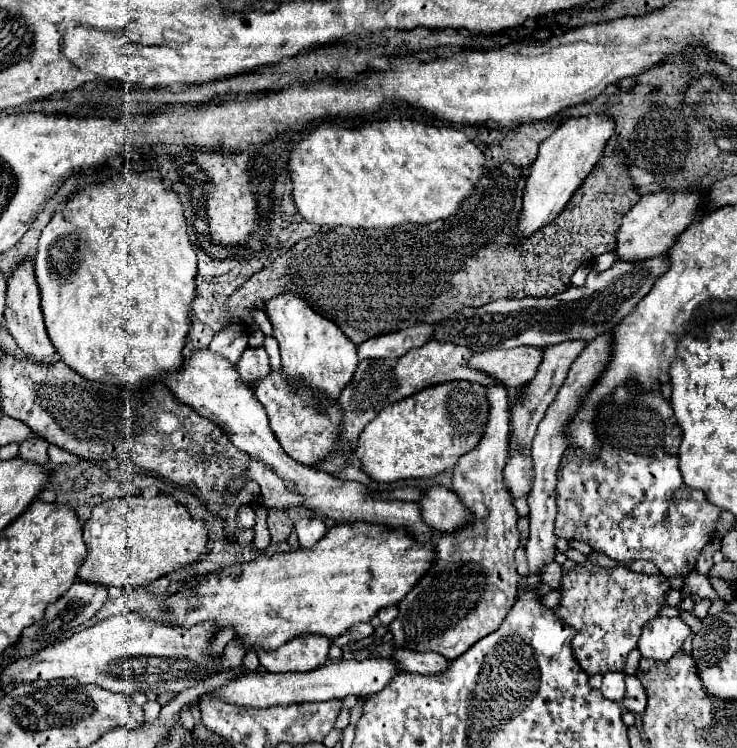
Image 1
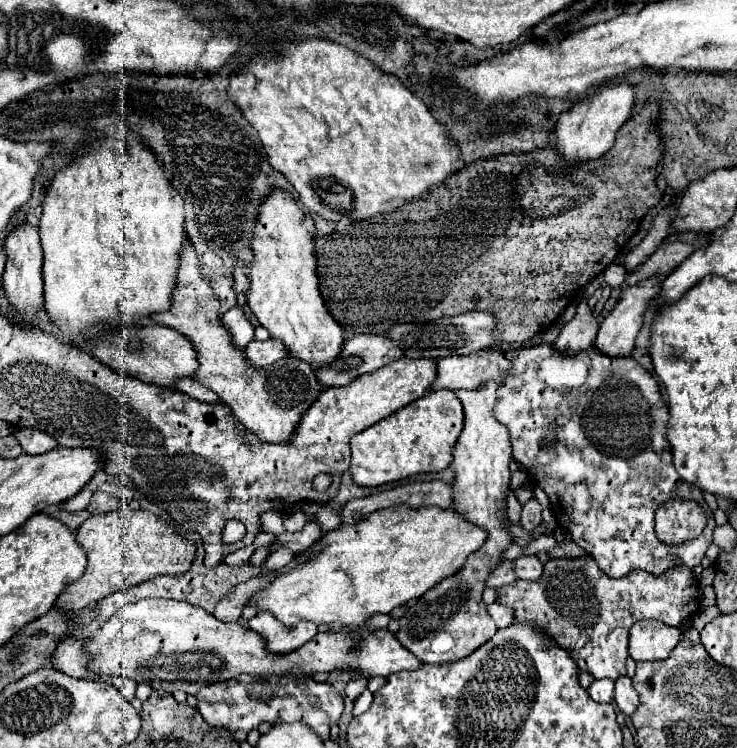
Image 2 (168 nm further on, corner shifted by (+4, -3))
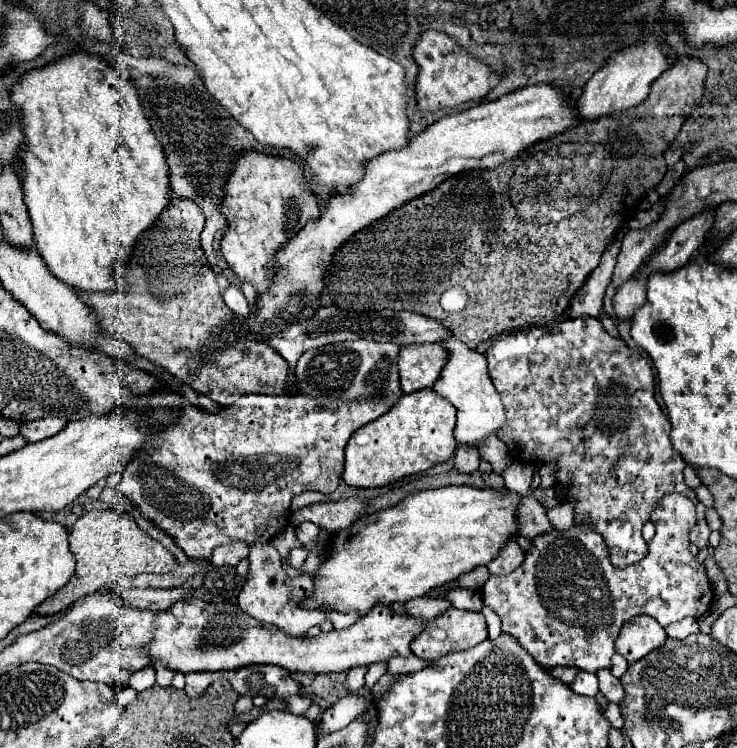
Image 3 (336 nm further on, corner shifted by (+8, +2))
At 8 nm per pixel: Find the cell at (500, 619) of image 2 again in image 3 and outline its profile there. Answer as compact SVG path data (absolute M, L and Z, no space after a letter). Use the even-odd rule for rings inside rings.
M483 607L483 615L487 617L487 629L489 629L489 639L497 639L497 637L491 637L493 635L499 635L501 633L501 623L499 623L499 617L495 615L495 611L491 611L489 607Z

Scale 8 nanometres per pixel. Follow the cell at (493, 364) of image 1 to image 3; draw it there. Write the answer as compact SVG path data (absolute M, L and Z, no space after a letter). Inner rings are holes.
M439 343L427 345L407 345L399 347L399 375L403 393L413 393L419 389L433 387L439 379L439 371L447 361L447 351Z

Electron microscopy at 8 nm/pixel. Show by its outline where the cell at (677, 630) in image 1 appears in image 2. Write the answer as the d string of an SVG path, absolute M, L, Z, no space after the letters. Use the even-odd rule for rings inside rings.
M641 620L629 632L629 656L635 662L663 660L681 642L683 634L661 620Z

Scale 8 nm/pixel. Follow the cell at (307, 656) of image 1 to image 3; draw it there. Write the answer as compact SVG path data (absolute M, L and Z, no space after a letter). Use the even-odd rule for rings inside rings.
M253 543L253 545L249 545L249 573L247 573L247 581L245 581L243 589L239 591L237 603L253 619L273 623L281 631L287 631L293 637L301 637L313 625L321 625L326 619L332 622L335 630L341 630L351 627L357 619L363 617L357 611L343 613L335 609L327 609L327 607L321 607L321 609L303 607L303 599L311 596L312 591L313 581L311 581L311 575L289 577L285 573L285 569L283 569L281 555L277 553L277 549L273 545L269 545L269 543Z

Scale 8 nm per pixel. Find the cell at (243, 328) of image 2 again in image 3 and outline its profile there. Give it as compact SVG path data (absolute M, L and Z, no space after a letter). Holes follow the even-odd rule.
M229 285L221 295L223 295L223 301L227 303L227 307L229 307L235 315L247 317L247 315L251 313L251 309L249 309L249 305L247 305L247 299L245 299L245 295L241 293L239 287Z

